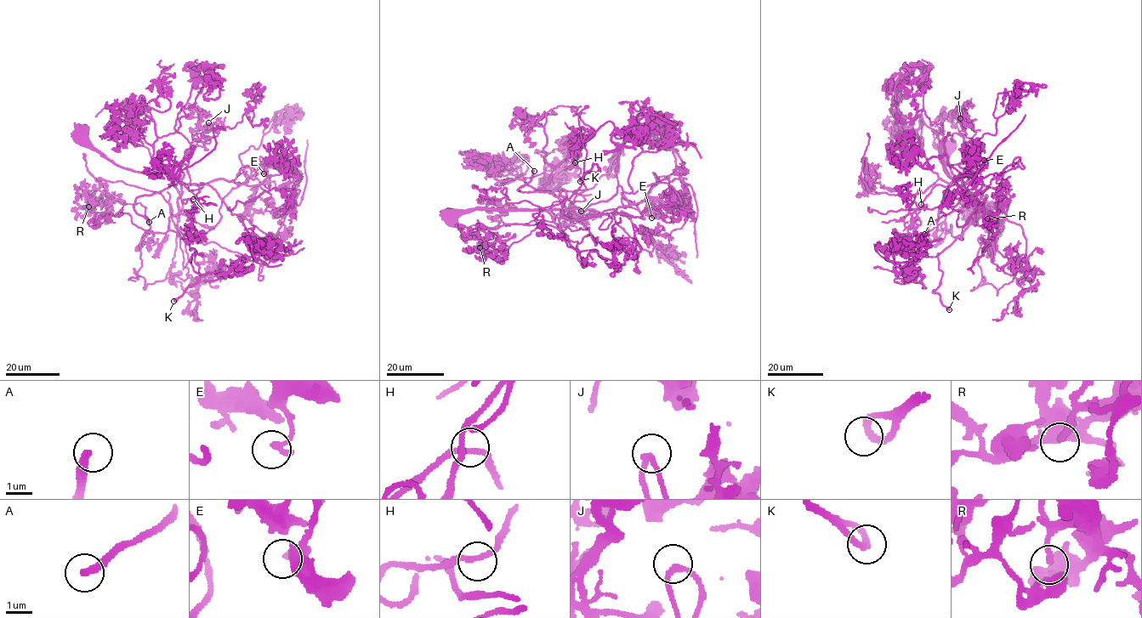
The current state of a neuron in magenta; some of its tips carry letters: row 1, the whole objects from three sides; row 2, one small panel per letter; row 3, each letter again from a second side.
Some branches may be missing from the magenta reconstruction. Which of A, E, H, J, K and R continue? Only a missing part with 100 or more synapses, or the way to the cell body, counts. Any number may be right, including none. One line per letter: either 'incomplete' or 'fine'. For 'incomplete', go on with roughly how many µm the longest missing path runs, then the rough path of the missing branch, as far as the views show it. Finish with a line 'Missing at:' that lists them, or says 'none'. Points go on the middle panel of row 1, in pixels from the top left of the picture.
A: incomplete; missing 50 µm; course (534, 171), (536, 163), (507, 169), (486, 147), (496, 139), (491, 127)
E: fine
H: fine
J: fine
K: fine
R: fine
Missing at: A

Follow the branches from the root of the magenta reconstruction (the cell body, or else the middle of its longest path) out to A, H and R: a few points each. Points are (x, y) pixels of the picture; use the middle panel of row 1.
A: (448, 215), (447, 218), (490, 208), (565, 210), (550, 193), (519, 190), (534, 171)
H: (448, 215), (490, 208), (565, 210), (543, 185), (579, 149), (572, 167), (565, 169), (575, 162)
R: (448, 215), (570, 213), (542, 208), (519, 240), (480, 247)

